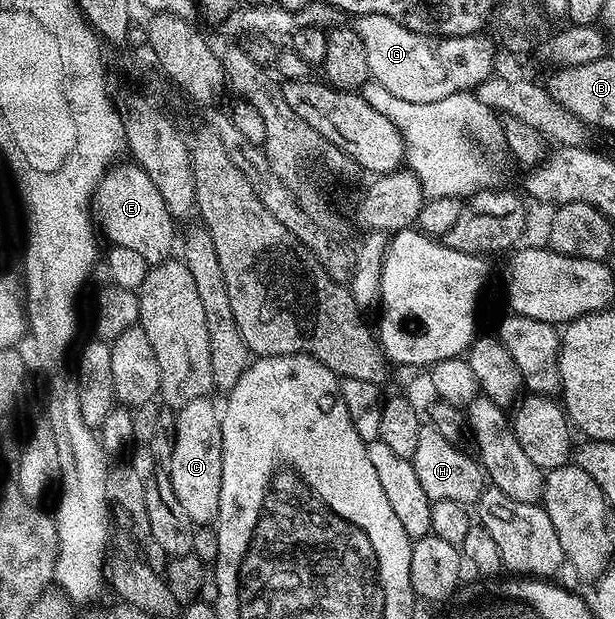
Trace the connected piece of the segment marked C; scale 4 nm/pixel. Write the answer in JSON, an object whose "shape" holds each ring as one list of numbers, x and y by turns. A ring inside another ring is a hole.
{"shape":[[197,397,187,401,177,410,178,418,174,421,174,433,169,442,168,472,172,491,176,491,176,499,182,508,182,516,194,527,206,527,217,522,220,507,220,487,222,486,222,427,220,413,210,399]]}

